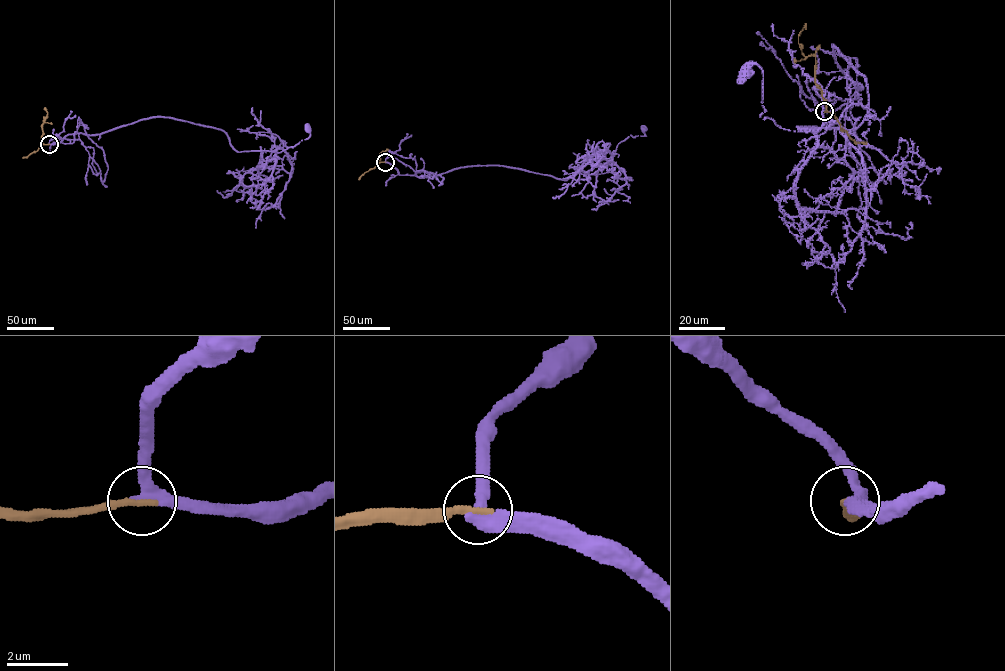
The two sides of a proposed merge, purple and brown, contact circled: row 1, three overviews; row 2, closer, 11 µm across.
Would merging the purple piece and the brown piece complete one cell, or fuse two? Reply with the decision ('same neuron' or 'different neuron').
same neuron

